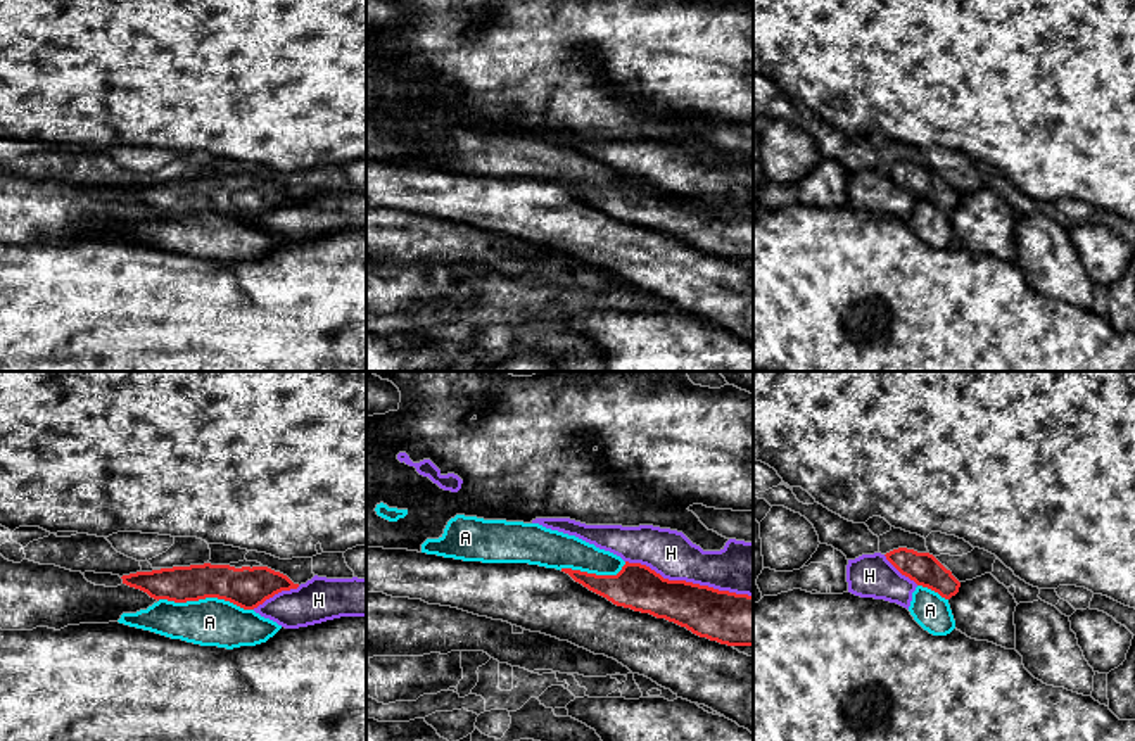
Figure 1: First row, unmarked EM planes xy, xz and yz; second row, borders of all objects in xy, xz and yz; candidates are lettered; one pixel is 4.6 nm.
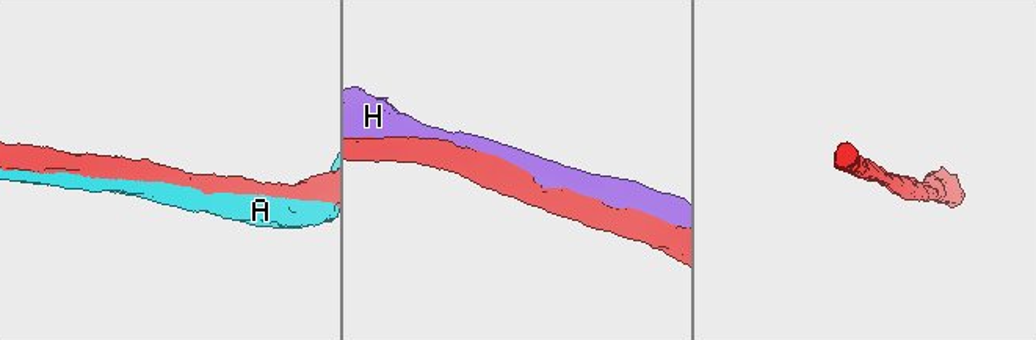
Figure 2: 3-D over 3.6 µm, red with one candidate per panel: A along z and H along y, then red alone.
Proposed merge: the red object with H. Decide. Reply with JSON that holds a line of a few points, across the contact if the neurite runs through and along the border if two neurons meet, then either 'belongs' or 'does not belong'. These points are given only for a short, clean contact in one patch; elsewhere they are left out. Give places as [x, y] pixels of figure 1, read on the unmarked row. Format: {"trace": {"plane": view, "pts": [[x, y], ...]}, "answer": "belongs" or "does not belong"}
{"answer": "does not belong"}

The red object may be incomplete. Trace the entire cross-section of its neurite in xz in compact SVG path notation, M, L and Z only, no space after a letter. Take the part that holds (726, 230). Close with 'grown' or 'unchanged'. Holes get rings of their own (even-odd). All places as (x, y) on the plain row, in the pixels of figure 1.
M629 174L617 188L561 185L617 219L665 231L720 257L753 259L753 209L669 193L646 178Z; unchanged

